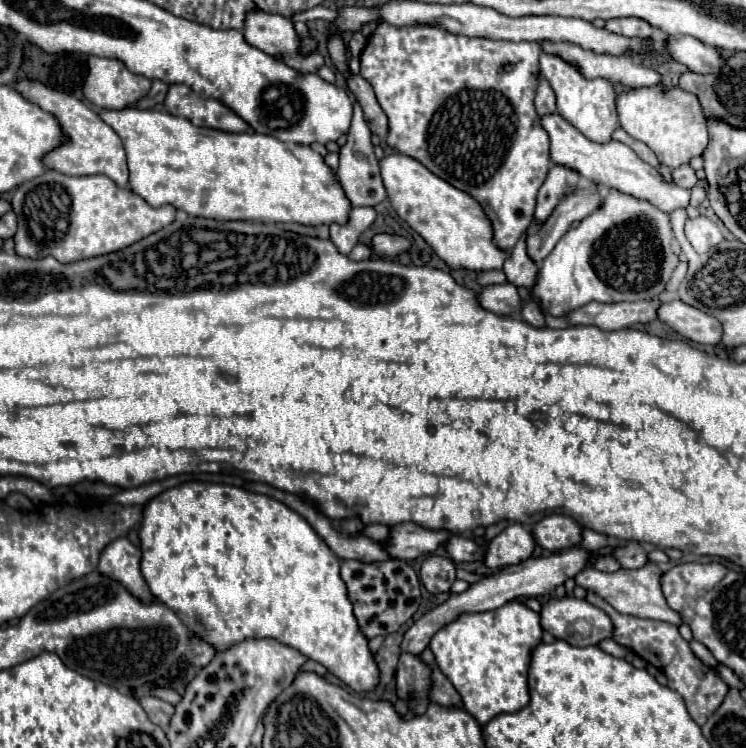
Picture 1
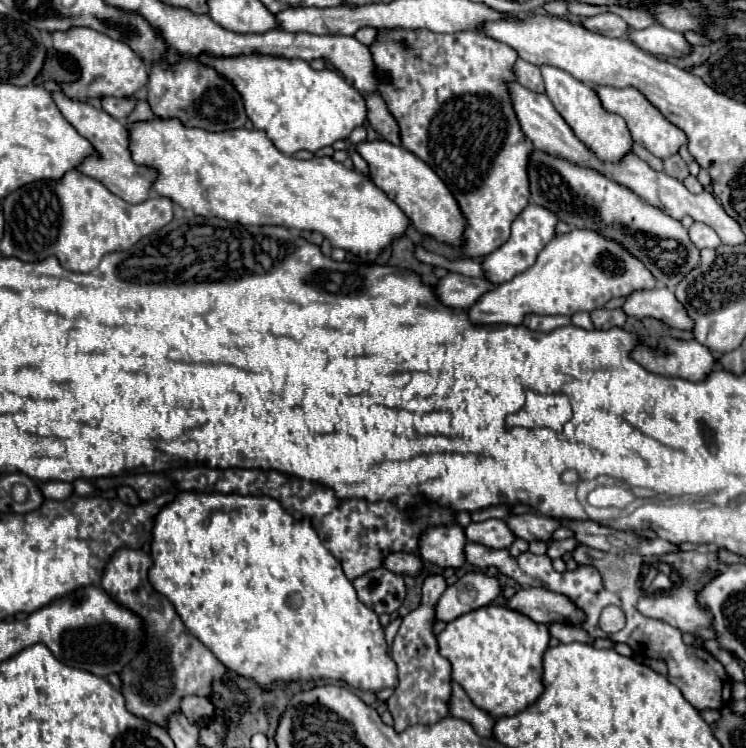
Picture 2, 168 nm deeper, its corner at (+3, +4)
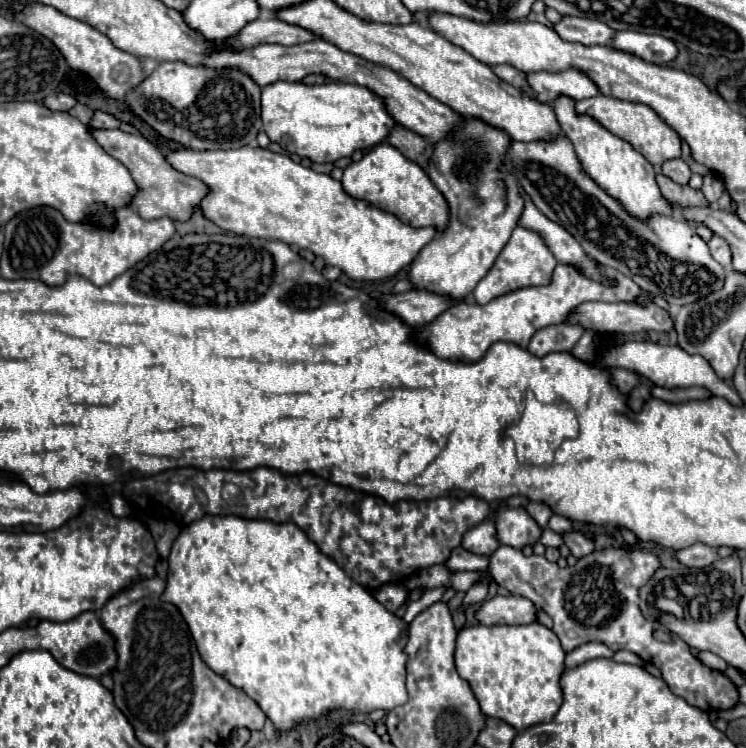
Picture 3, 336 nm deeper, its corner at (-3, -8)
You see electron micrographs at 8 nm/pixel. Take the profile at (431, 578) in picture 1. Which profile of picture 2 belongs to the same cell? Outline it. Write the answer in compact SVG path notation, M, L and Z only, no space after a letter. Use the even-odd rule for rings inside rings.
M427 576L423 584L421 604L417 610L411 610L395 636L391 646L391 658L399 668L399 686L393 696L387 700L387 708L393 716L395 732L403 732L407 726L415 724L435 724L449 716L449 688L451 688L451 664L439 654L437 636L433 634L435 624L435 606L447 588L445 580L437 576Z

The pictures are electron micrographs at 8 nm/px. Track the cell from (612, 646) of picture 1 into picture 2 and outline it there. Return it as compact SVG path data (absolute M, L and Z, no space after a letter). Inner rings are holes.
M551 622L549 624L551 636L555 636L559 642L569 644L569 642L591 642L591 636L575 626L565 626L563 622Z

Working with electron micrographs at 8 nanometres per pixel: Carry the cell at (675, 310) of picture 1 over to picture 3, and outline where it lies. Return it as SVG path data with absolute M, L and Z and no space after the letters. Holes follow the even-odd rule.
M587 302L581 304L573 316L567 318L573 324L581 324L585 330L597 330L601 334L607 332L621 332L621 334L633 334L633 332L647 332L647 330L657 330L657 332L671 332L675 328L675 318L665 310L655 306L653 302Z

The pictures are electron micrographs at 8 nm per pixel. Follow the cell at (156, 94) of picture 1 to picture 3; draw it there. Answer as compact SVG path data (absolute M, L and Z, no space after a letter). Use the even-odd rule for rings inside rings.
M95 112L95 116L93 116L89 126L91 128L119 128L121 122L115 116L107 114L107 112Z

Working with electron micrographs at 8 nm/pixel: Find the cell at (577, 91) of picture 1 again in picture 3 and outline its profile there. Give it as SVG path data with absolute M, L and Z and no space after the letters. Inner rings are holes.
M563 94L557 96L553 100L553 110L557 114L561 130L573 142L575 152L577 152L585 172L609 196L615 196L623 204L623 208L627 208L629 214L637 216L639 220L645 220L649 214L665 214L665 216L673 214L669 202L659 192L659 186L655 182L653 166L647 162L647 158L641 152L637 152L629 142L611 134L595 118L591 118L587 114L577 114L575 100L569 98L569 96L563 96Z

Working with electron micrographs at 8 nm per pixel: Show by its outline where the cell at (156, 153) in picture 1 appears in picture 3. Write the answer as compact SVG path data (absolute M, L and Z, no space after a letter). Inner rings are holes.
M241 146L237 150L189 150L177 148L165 156L165 160L179 172L199 178L207 184L209 192L199 202L199 208L207 220L227 232L239 236L281 240L285 244L311 250L315 256L321 256L325 264L341 268L353 280L383 280L395 276L401 268L413 262L413 258L427 246L437 234L435 228L413 228L403 224L397 216L377 208L371 202L357 200L343 190L343 184L329 174L313 172L291 158L277 154L269 148L251 148Z

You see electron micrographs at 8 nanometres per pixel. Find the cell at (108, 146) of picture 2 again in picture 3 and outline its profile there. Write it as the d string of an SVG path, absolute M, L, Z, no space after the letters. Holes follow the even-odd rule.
M91 128L89 132L95 138L95 142L109 156L117 158L131 172L131 178L137 184L137 194L131 198L131 208L135 208L141 218L153 220L153 218L169 216L171 220L185 222L197 210L199 200L207 194L207 186L201 180L185 176L185 174L177 172L175 168L171 168L167 164L165 156L143 136L133 136L133 134L127 134L119 128L115 128L115 130Z

